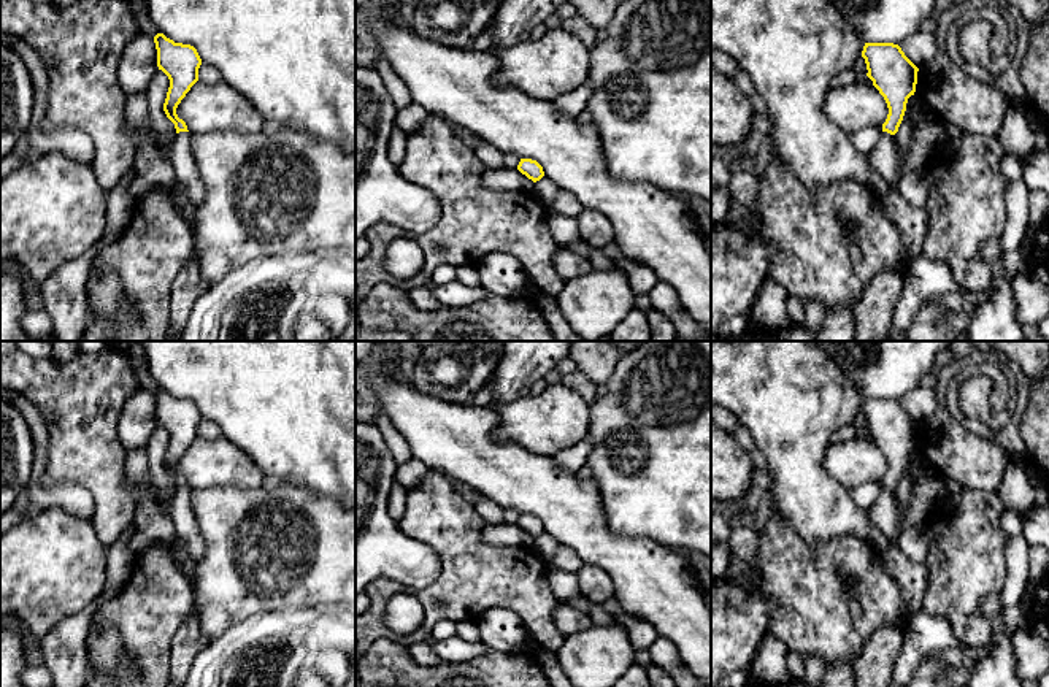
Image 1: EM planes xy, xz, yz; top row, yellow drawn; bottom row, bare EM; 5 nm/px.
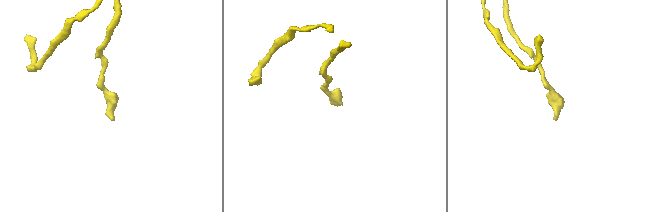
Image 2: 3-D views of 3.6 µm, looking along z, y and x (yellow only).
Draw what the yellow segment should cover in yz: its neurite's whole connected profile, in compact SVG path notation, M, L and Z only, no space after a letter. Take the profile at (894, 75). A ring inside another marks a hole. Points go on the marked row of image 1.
M865 43L862 57L866 63L866 76L889 108L882 136L865 155L871 168L886 179L889 189L898 189L901 175L893 135L903 121L908 98L916 92L919 68L893 43Z

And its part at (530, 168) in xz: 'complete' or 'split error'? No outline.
complete

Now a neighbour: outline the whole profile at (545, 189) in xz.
M543 176L535 182L532 194L549 209L552 200L555 198L560 189L549 178Z

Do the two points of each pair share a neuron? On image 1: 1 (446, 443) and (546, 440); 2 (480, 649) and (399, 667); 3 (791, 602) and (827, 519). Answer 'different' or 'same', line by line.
1: different
2: different
3: different

